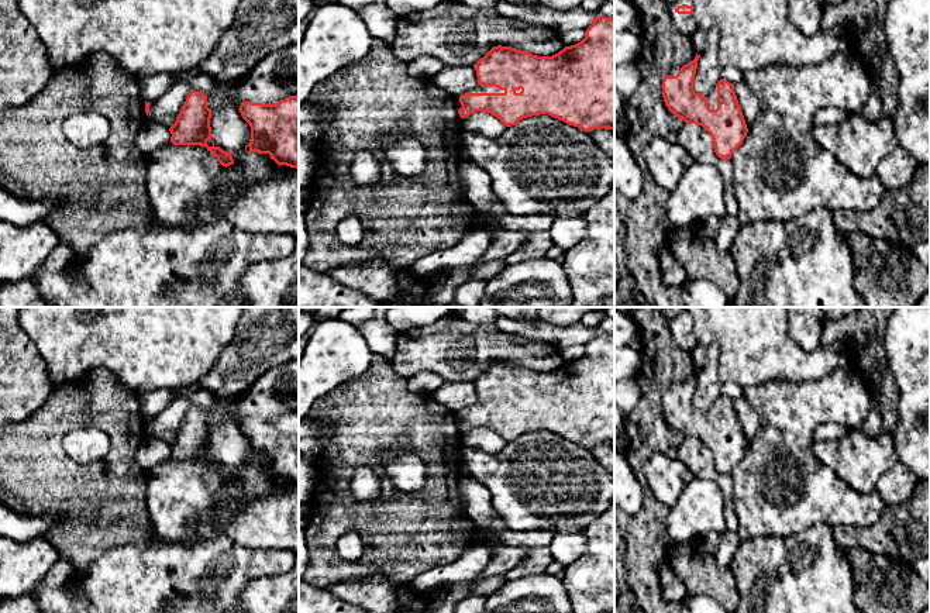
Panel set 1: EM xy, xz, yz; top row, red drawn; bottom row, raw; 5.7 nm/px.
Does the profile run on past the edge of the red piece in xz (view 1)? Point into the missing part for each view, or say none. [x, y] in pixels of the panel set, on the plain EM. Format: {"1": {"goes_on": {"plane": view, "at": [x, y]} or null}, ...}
{"1": {"goes_on": {"plane": "xz", "at": [479, 405]}}}

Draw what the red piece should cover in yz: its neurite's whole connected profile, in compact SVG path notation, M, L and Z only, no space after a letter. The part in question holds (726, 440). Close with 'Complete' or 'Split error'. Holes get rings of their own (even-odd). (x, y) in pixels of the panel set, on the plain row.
M700 371L683 382L671 382L662 396L662 413L668 426L686 440L702 441L712 452L714 468L730 475L743 459L748 444L734 400L720 395L706 411L695 407L693 396Z. Split error

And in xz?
M599 331L585 354L552 372L537 372L512 362L493 362L473 380L478 402L455 411L461 434L476 427L497 433L506 442L548 430L583 447L614 445L614 331Z. Split error

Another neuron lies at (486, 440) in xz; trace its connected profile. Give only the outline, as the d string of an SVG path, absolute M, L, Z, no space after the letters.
M476 427L461 435L462 445L480 450L486 454L500 452L507 444L497 433L486 427Z

